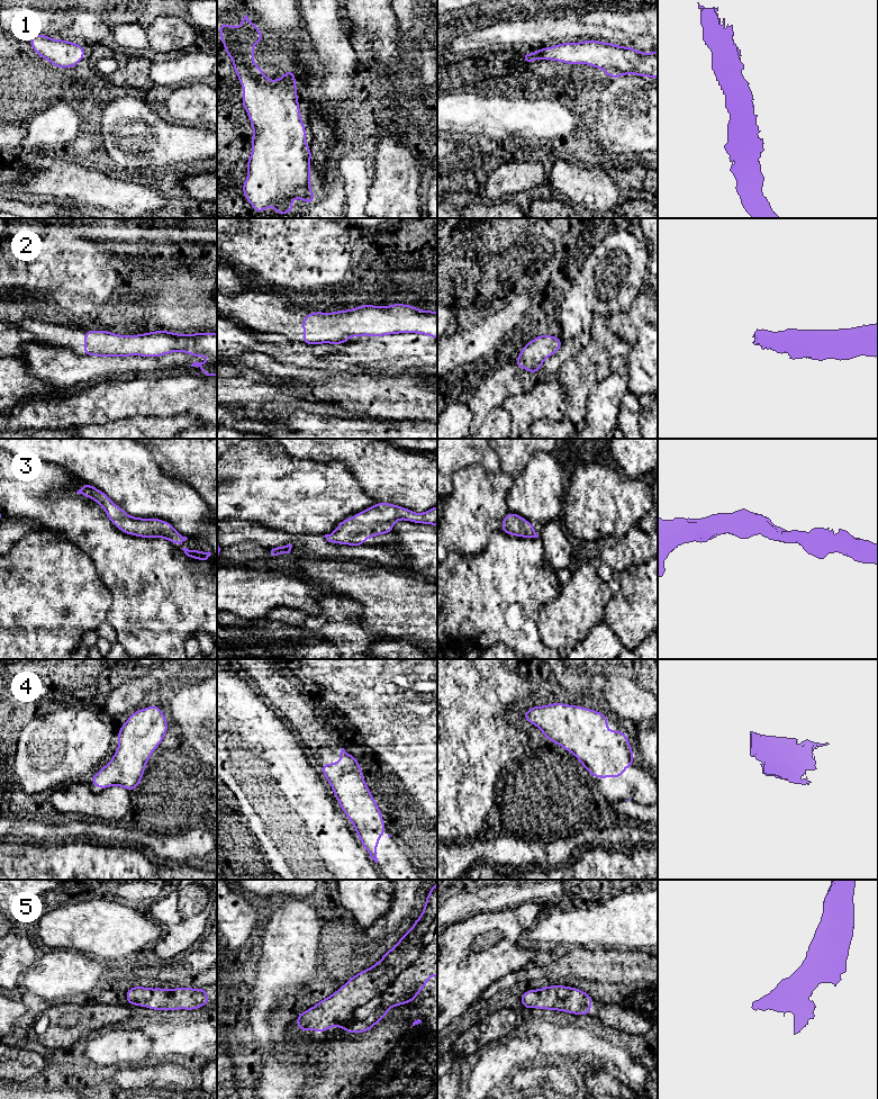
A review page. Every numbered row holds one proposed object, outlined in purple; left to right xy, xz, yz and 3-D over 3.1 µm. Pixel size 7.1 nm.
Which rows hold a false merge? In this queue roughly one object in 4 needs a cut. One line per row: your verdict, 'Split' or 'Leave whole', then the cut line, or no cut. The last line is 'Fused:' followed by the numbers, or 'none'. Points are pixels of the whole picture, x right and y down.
1: Leave whole. No split
2: Leave whole. No split
3: Leave whole. No split
4: Leave whole. No split
5: Leave whole. No split
Fused: none

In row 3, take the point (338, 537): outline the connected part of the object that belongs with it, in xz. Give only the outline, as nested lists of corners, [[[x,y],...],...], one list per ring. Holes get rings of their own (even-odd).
[[[377,503],[364,512],[354,514],[353,519],[345,519],[337,525],[335,532],[324,537],[332,543],[363,546],[365,539],[391,533],[393,522],[397,520],[437,525],[437,506],[417,514],[398,505]]]

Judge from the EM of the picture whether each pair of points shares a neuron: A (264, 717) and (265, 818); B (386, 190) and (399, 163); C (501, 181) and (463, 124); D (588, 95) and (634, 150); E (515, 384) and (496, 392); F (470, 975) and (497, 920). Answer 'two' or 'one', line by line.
A: one
B: one
C: two
D: two
E: one
F: one

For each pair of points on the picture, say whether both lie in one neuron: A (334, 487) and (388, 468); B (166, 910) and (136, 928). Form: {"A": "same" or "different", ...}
{"A": "different", "B": "different"}

